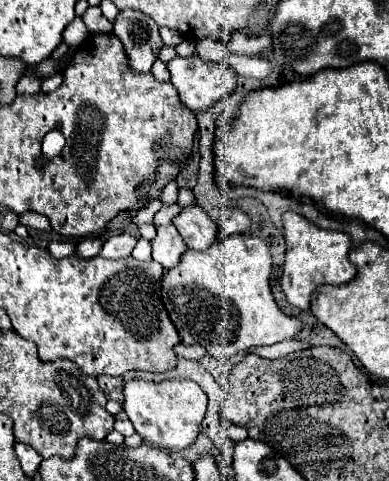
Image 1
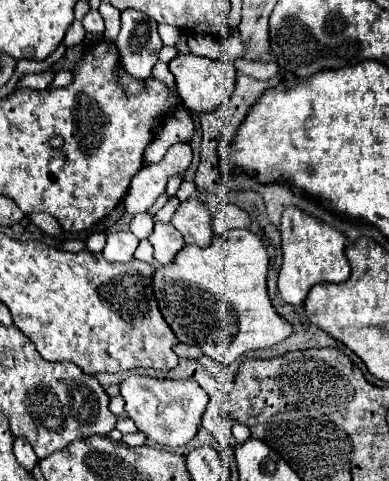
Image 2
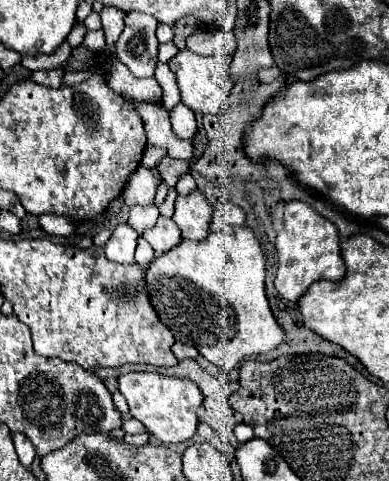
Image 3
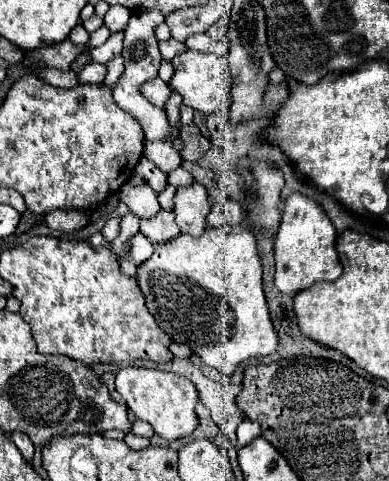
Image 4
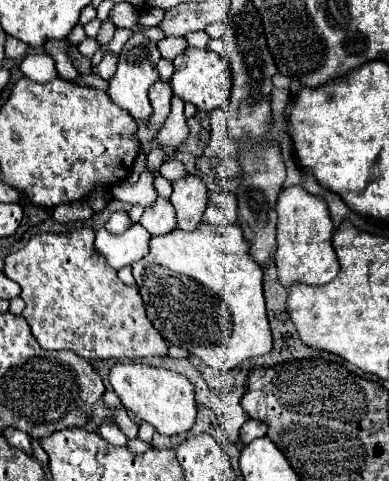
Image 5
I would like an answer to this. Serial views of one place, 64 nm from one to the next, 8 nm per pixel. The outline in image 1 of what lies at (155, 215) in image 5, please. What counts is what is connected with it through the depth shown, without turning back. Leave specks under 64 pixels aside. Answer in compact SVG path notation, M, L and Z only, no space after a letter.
M158 226L158 234L152 240L152 258L162 264L166 270L174 268L182 254L188 250L184 240L180 240L180 234L174 226Z

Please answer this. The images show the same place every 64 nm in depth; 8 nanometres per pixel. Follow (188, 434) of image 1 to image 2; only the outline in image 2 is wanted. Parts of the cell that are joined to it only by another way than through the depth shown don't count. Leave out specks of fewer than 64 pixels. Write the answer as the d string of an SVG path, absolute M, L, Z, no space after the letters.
M130 376L120 384L120 392L122 392L122 398L126 402L124 410L134 420L136 428L142 434L146 434L148 440L152 440L160 446L170 446L170 448L184 446L196 436L202 414L204 414L206 404L208 404L208 394L194 380L156 380L150 376Z

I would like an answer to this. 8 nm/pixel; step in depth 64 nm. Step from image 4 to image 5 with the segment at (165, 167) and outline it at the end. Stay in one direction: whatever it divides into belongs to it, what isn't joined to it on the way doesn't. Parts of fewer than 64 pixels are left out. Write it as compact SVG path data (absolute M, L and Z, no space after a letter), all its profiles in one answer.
M172 96L172 110L170 110L166 122L162 124L160 132L156 134L156 138L152 142L144 144L144 154L148 154L154 148L162 148L164 162L174 160L176 150L178 150L180 142L186 140L186 136L188 136L188 126L186 126L186 118L184 118L184 102L178 96Z

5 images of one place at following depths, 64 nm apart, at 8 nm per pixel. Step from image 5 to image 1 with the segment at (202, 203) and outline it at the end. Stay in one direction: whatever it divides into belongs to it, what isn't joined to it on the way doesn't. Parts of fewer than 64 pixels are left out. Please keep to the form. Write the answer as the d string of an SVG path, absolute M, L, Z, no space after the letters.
M200 206L184 208L176 218L174 226L184 238L186 246L192 250L206 250L210 248L218 238L218 226L214 220L208 218L208 214Z

